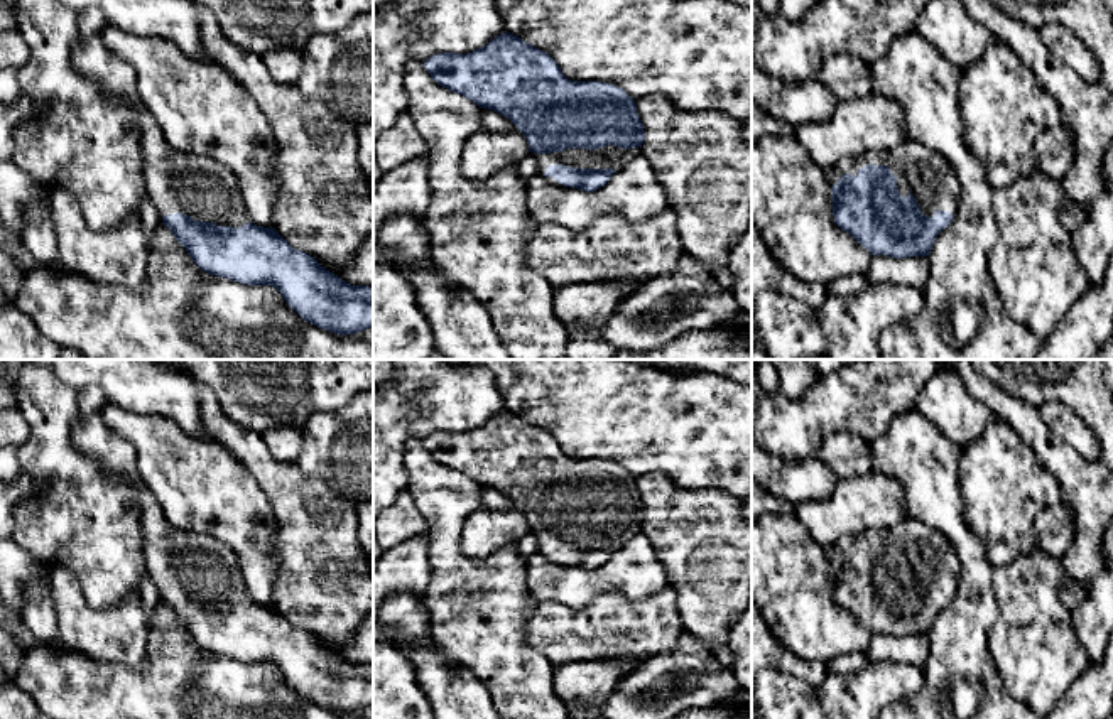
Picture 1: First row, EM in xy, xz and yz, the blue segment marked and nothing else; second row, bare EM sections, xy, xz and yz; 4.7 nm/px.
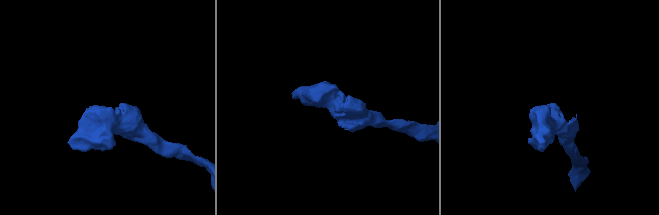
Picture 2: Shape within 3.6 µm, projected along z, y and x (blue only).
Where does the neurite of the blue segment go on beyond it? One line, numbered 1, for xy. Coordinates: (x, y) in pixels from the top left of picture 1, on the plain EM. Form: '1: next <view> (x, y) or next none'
1: next xy (198, 564)

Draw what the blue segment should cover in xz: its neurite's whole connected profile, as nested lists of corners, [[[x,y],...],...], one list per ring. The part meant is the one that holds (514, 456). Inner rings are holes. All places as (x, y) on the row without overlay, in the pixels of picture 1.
[[[507,408],[468,432],[434,432],[424,446],[439,464],[507,495],[525,513],[539,552],[556,564],[593,570],[642,532],[643,501],[632,474],[610,461],[567,457],[547,430]]]

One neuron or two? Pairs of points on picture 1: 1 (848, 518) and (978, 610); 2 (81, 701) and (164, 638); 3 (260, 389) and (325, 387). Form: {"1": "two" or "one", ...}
{"1": "two", "2": "one", "3": "one"}

